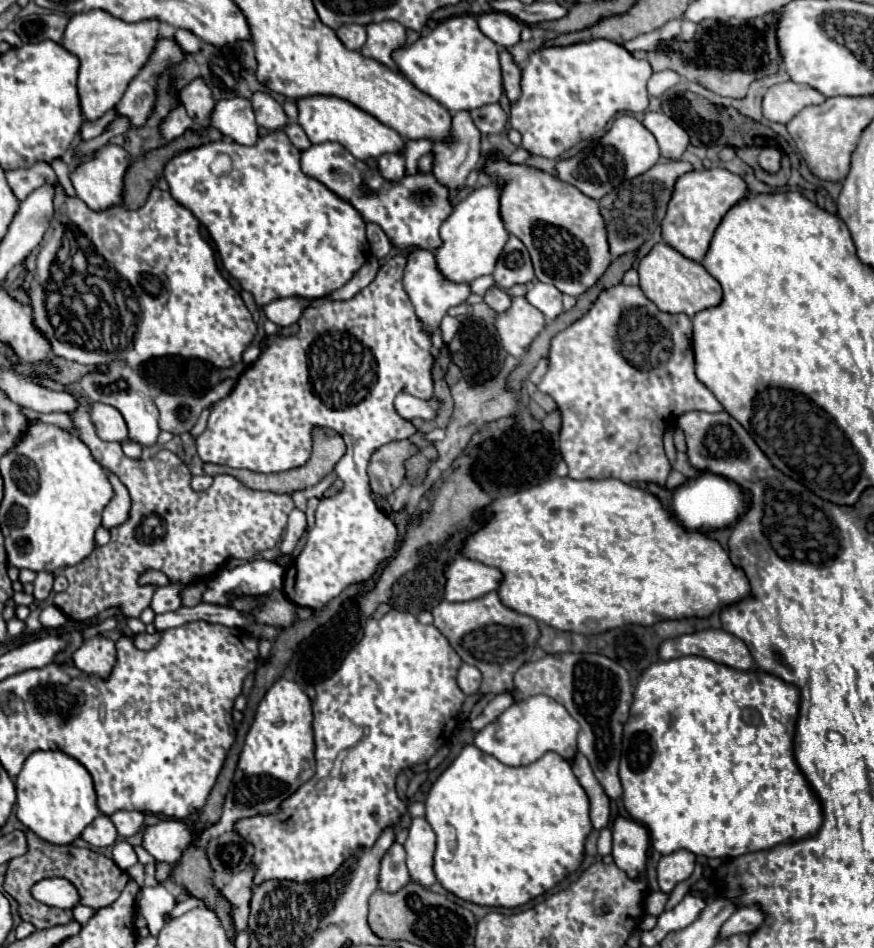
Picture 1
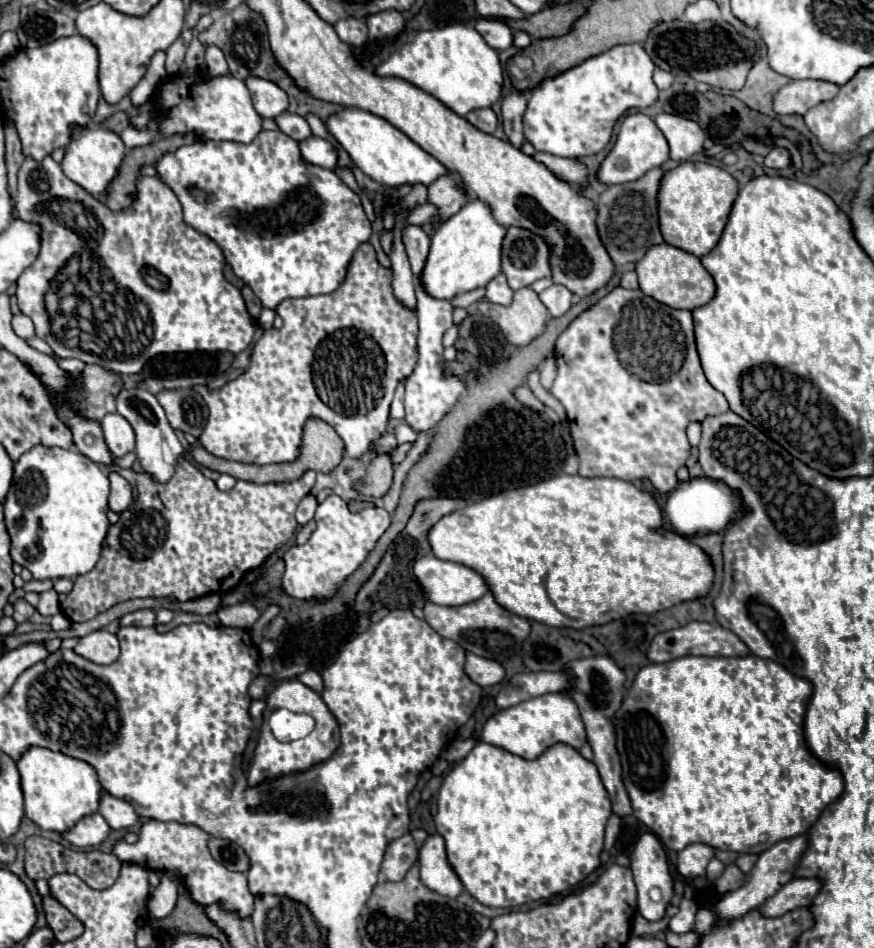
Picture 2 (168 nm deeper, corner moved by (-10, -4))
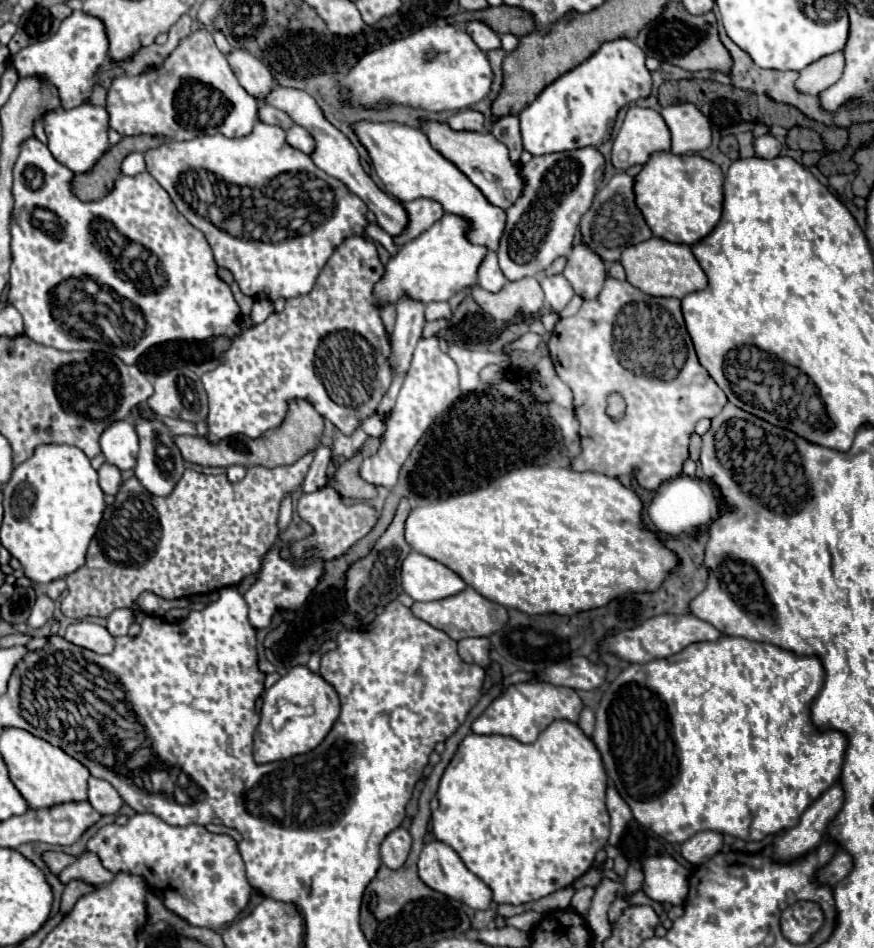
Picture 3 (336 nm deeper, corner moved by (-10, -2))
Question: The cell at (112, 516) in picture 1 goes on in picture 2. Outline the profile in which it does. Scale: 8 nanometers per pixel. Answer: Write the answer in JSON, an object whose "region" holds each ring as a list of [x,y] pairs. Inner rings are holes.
{"region":[[[111,472],[111,474],[109,474],[109,482],[111,482],[109,508],[119,514],[119,512],[125,510],[125,506],[129,506],[129,502],[133,500],[133,496],[131,496],[131,486],[129,486],[129,482],[127,482],[123,476],[119,476],[117,472]]]}

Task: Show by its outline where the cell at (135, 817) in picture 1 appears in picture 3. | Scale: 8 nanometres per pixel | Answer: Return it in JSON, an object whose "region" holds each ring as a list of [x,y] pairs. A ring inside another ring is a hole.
{"region":[[[89,778],[89,804],[101,816],[117,816],[125,802],[107,780]]]}

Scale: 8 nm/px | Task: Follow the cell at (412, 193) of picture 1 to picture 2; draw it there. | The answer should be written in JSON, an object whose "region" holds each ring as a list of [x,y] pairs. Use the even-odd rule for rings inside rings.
{"region":[[[309,136],[305,140],[299,142],[299,150],[301,150],[301,156],[303,160],[307,160],[309,164],[315,164],[315,166],[321,166],[321,168],[329,168],[333,170],[335,164],[337,164],[337,152],[335,148],[331,146],[331,142],[319,138],[319,136]]]}

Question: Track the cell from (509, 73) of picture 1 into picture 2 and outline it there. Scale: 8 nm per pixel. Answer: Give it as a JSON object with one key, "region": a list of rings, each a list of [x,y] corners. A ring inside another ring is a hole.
{"region":[[[511,92],[501,102],[503,130],[505,130],[509,142],[515,148],[521,148],[523,142],[525,142],[525,136],[523,136],[523,114],[525,114],[525,108],[527,108],[527,100],[525,100],[525,96],[521,92]]]}

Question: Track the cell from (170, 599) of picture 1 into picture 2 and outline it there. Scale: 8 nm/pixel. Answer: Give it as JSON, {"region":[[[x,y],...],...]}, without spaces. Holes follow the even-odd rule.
{"region":[[[137,610],[119,618],[121,626],[155,626],[155,612],[153,610]]]}

